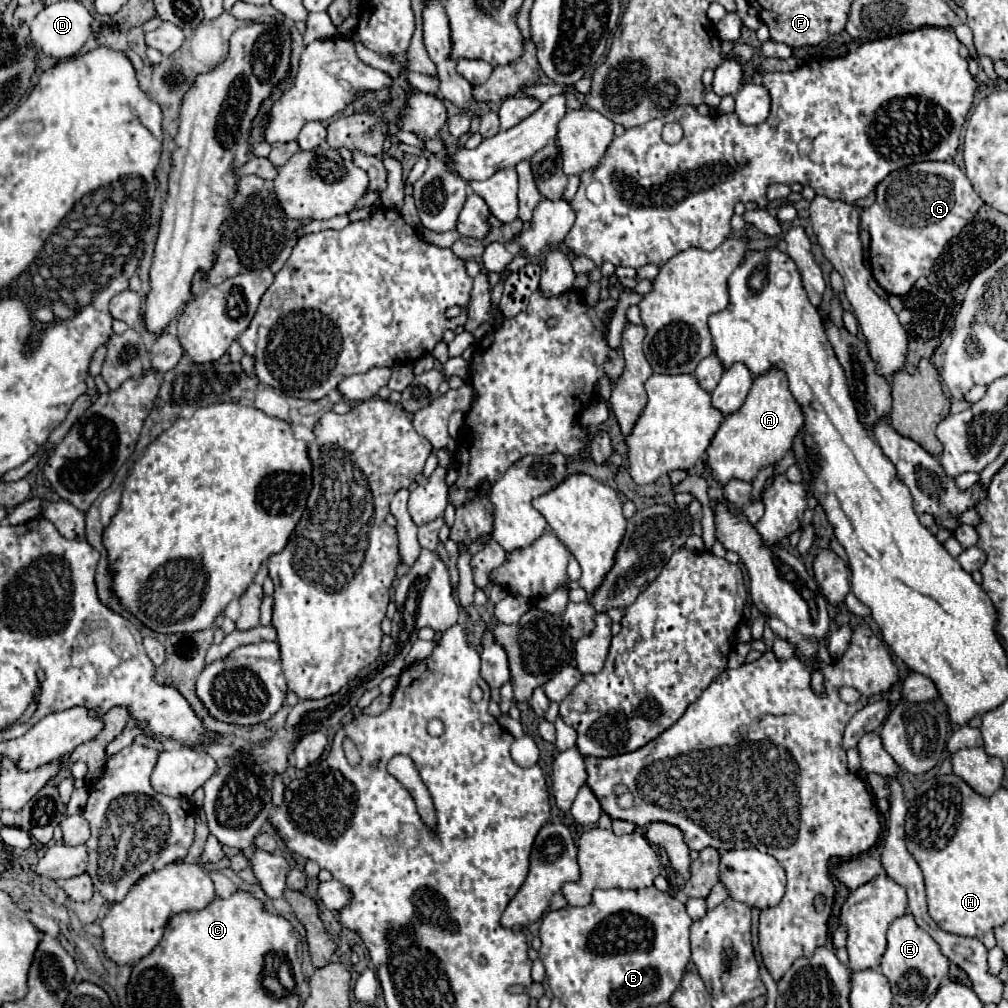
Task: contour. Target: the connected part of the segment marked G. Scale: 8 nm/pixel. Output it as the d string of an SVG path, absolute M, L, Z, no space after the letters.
M923 161L913 163L905 169L889 173L877 185L877 199L871 207L867 207L861 215L861 227L871 235L869 259L871 259L871 273L875 281L889 293L889 295L905 295L919 277L927 277L945 249L945 245L967 225L975 219L979 207L983 207L983 199L973 191L967 175L963 169L951 161Z

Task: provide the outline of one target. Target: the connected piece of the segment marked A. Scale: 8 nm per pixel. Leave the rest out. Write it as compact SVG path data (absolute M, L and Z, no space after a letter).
M771 369L769 373L755 377L743 407L737 413L725 417L715 437L711 439L707 449L707 465L711 475L721 485L727 483L727 479L743 479L751 483L763 467L775 465L783 459L783 455L791 449L791 443L801 425L803 413L799 403L795 403L793 395L789 393L785 373Z

